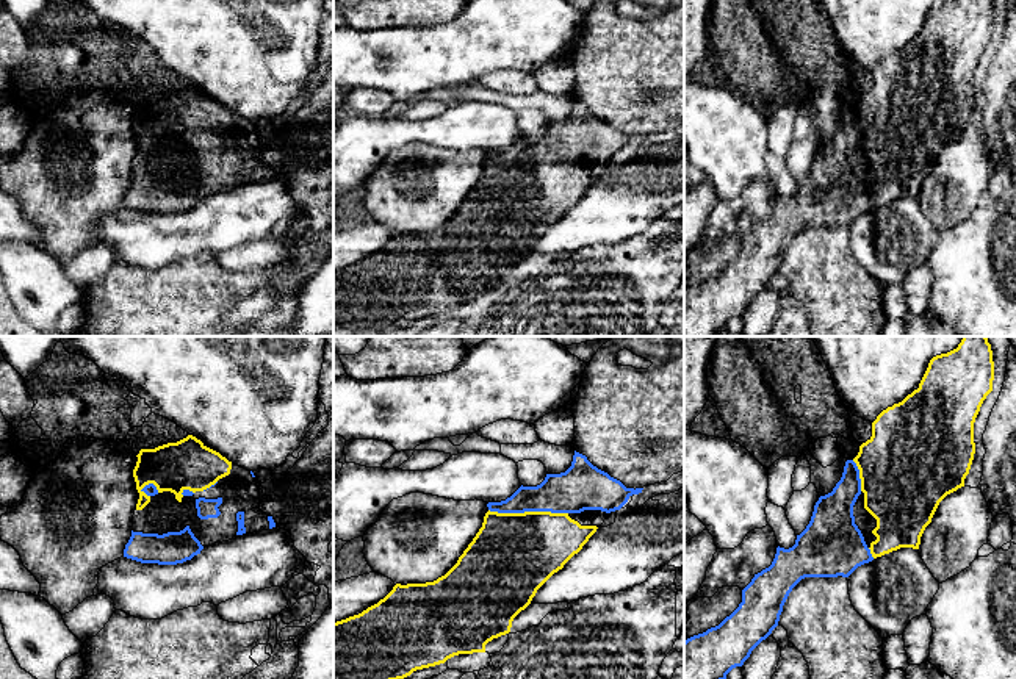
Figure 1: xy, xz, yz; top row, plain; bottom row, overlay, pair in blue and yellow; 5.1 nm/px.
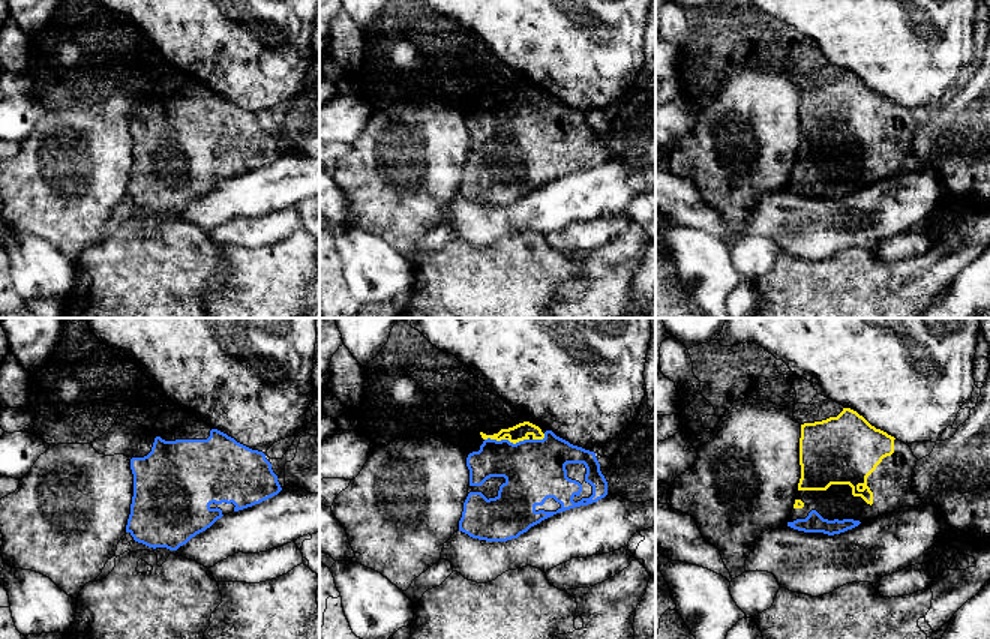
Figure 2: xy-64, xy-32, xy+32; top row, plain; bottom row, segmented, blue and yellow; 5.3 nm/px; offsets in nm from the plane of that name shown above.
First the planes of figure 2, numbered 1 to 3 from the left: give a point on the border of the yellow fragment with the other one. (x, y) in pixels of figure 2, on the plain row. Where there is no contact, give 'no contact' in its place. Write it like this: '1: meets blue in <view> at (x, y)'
1: no contact
2: meets blue in xy-32 at (507, 104)
3: no contact

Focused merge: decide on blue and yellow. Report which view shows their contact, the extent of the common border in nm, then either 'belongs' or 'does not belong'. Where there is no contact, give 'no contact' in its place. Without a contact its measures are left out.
xz | 400 nm | belongs

